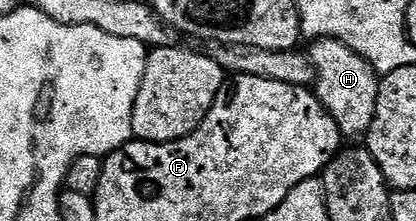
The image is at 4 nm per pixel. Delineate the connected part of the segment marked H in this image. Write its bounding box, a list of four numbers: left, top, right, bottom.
[307,38,381,139]

